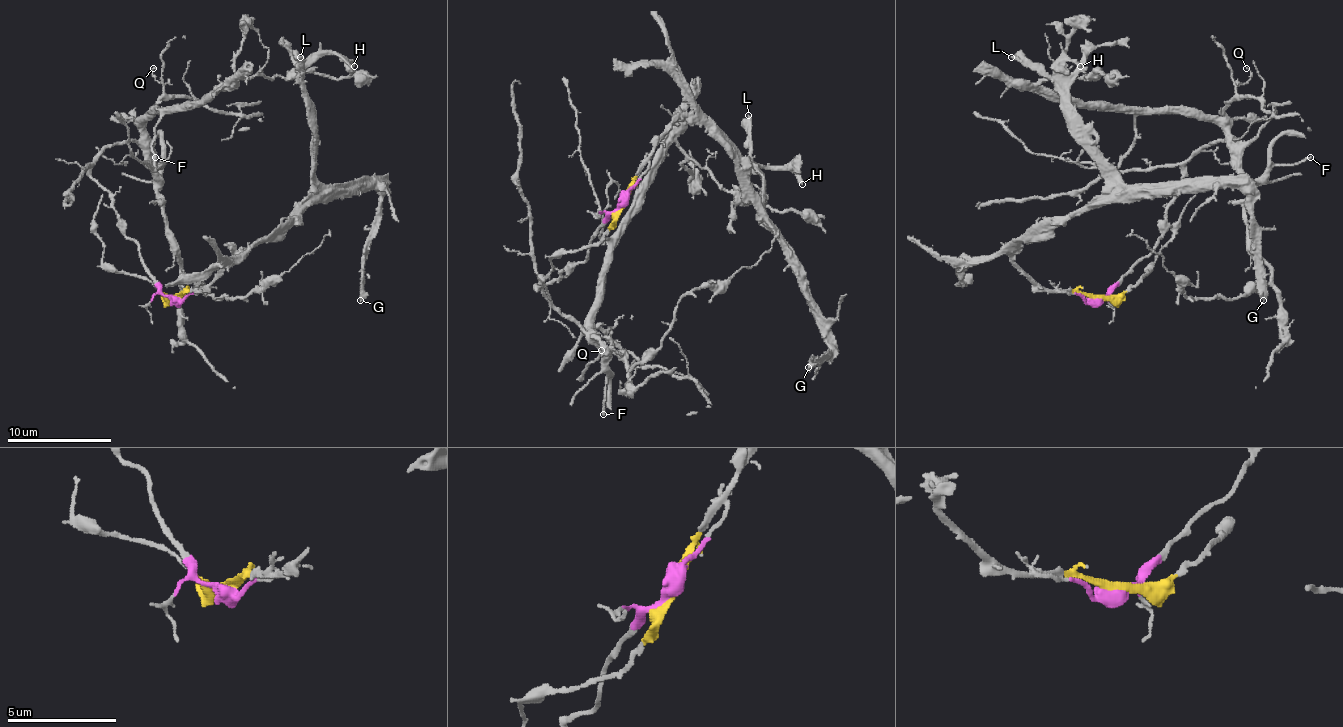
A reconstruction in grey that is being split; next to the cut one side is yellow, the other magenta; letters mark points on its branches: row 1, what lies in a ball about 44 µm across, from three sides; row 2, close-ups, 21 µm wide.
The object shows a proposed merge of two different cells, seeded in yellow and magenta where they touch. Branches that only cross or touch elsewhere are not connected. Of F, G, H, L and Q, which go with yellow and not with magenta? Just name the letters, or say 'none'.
G, H, L

